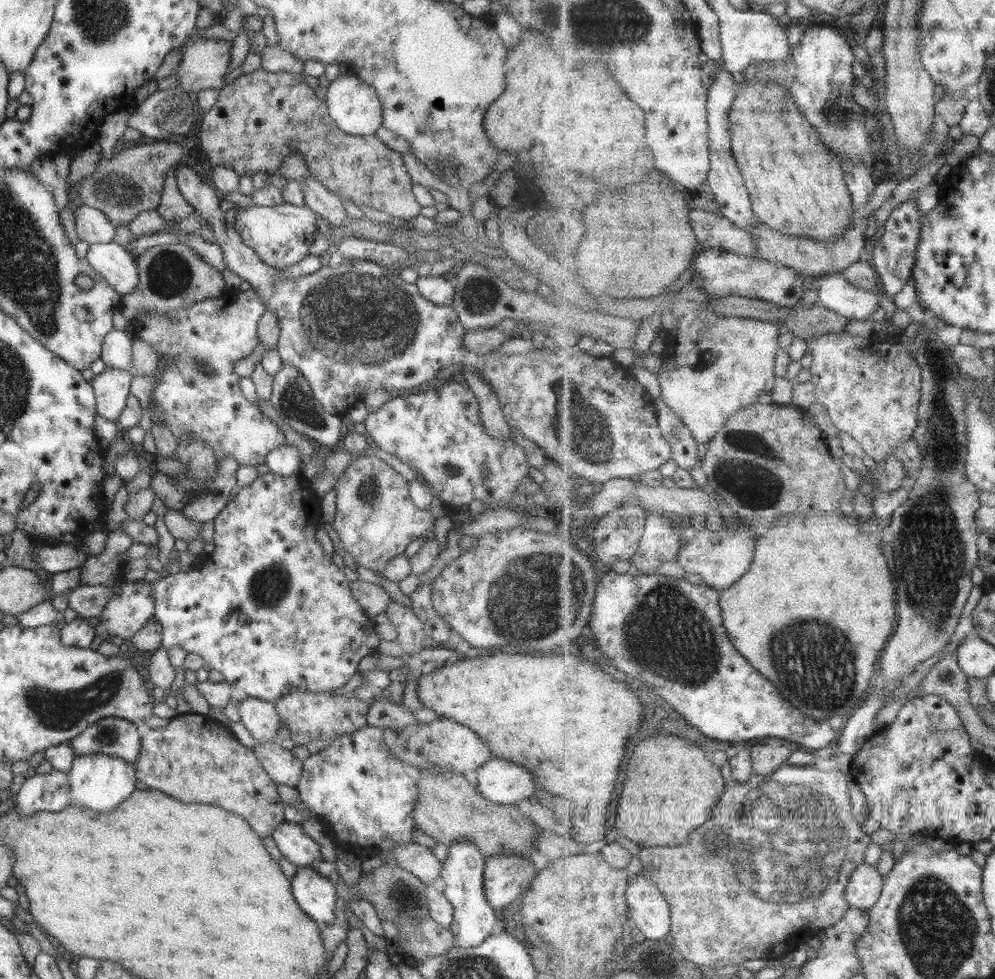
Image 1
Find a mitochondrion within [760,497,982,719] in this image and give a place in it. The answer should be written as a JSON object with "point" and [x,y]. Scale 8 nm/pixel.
{"point":[813,660]}

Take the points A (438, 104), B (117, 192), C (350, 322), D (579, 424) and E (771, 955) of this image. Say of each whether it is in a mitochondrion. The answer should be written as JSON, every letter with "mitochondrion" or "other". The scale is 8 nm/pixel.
{"A":"other","B":"mitochondrion","C":"mitochondrion","D":"mitochondrion","E":"other"}

